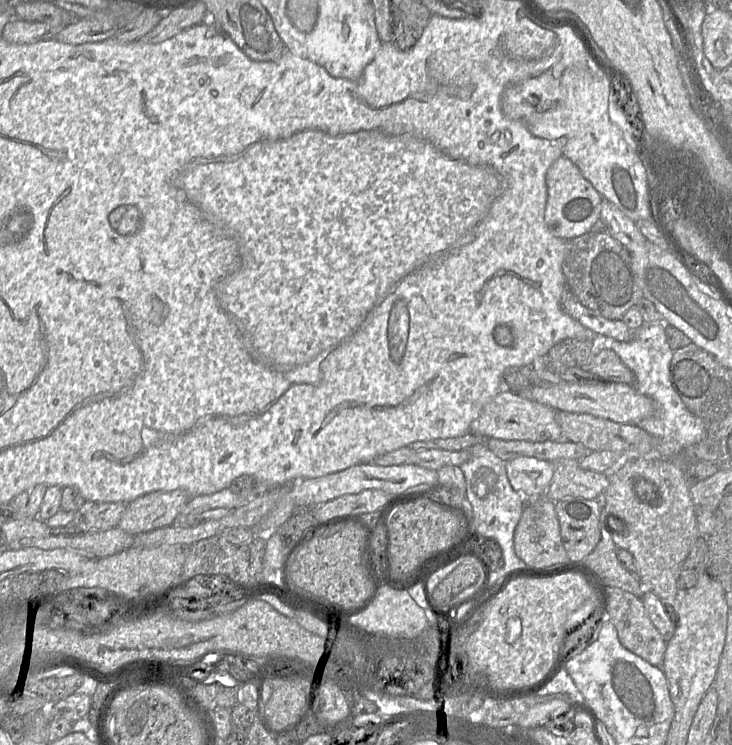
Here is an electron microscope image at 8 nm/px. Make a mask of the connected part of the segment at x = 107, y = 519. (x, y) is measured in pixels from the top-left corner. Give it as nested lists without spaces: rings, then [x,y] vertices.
[[[86,500],[84,505],[75,512],[73,519],[73,527],[78,531],[104,531],[119,525],[124,515],[124,504],[129,503],[113,503],[113,502],[94,502]]]

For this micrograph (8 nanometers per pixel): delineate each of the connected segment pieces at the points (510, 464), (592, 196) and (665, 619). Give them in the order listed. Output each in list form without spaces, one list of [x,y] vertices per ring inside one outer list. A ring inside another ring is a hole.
[[[520,456],[505,461],[508,480],[526,499],[545,497],[554,473],[552,462]]]
[[[562,155],[547,170],[546,185],[547,202],[544,221],[549,231],[563,240],[570,240],[590,232],[600,219],[603,197],[583,177],[579,168]]]
[[[645,591],[641,600],[653,625],[667,643],[673,637],[679,621],[677,609],[666,607],[651,591]]]

